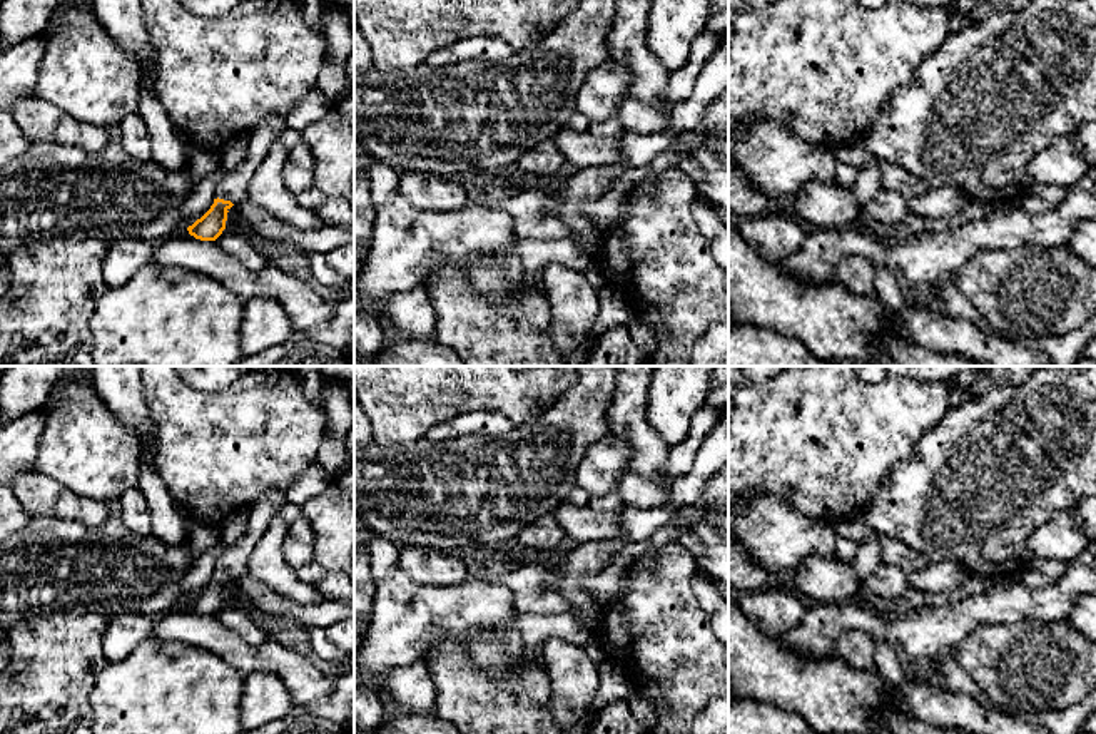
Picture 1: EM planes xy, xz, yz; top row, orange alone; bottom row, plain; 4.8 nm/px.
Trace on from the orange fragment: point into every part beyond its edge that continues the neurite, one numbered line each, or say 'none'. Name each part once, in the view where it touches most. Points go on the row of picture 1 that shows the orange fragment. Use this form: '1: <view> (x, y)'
1: xy (233, 188)

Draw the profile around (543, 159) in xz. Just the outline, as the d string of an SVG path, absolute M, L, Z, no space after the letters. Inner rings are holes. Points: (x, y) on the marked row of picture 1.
M548 139L525 150L518 157L515 169L533 172L538 177L550 177L565 164L565 157L553 139Z

